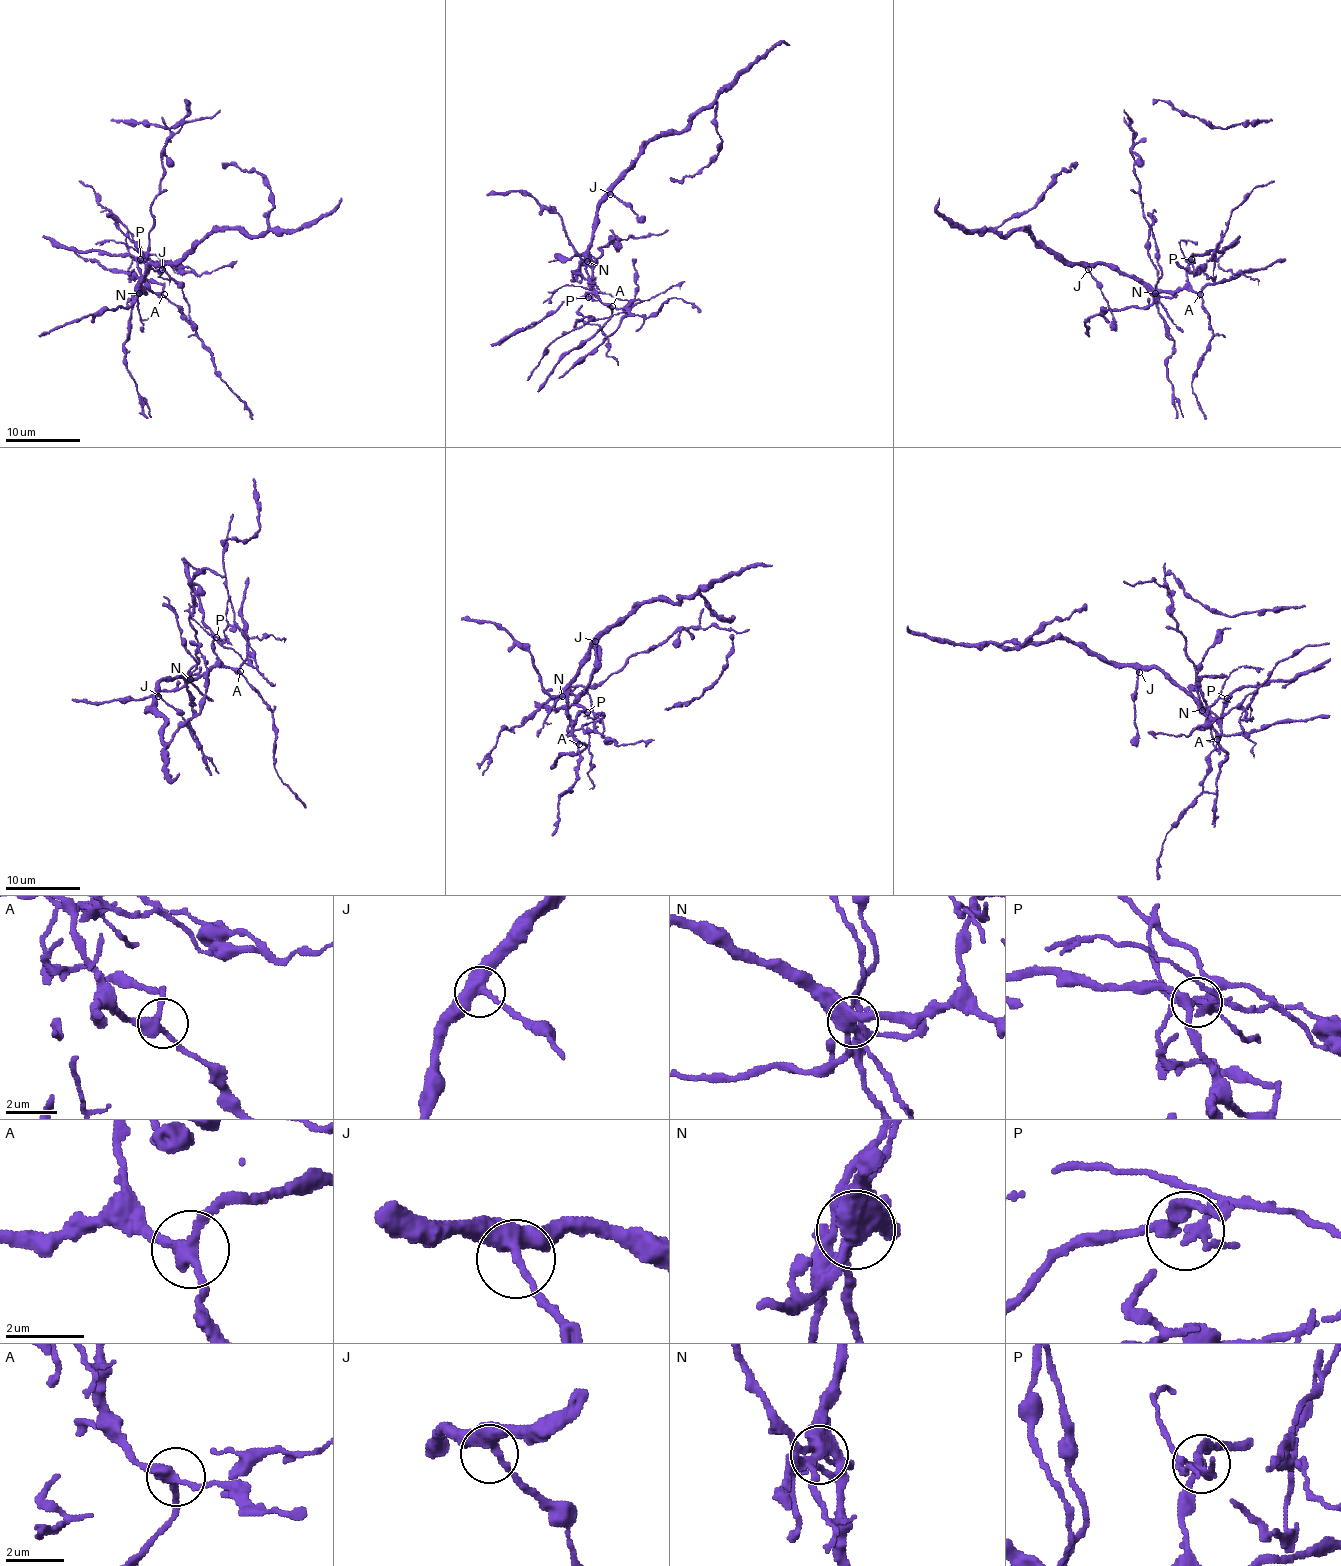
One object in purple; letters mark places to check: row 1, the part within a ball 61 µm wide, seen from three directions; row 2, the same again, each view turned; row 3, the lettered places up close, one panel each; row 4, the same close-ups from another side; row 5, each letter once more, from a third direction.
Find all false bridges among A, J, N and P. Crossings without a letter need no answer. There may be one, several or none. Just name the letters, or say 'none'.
N, P

